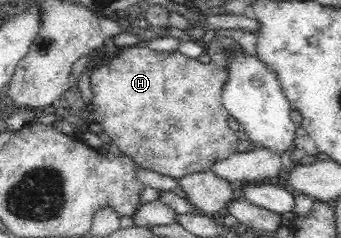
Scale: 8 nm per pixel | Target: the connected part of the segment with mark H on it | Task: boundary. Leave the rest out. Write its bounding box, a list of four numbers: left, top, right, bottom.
[89,45,239,180]

